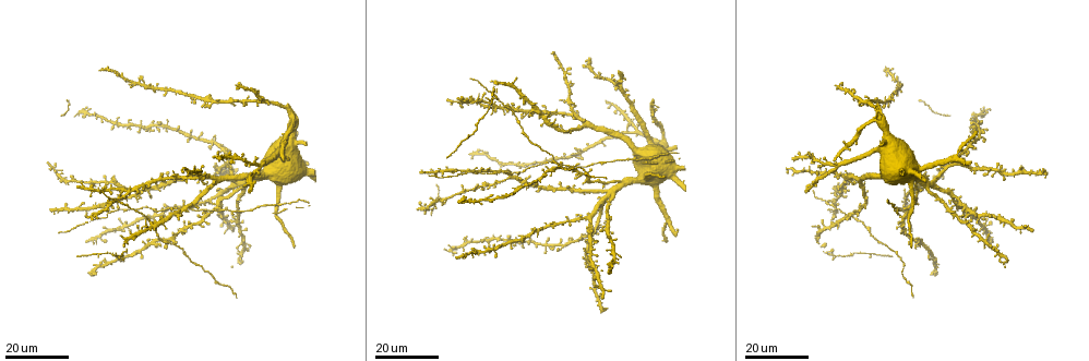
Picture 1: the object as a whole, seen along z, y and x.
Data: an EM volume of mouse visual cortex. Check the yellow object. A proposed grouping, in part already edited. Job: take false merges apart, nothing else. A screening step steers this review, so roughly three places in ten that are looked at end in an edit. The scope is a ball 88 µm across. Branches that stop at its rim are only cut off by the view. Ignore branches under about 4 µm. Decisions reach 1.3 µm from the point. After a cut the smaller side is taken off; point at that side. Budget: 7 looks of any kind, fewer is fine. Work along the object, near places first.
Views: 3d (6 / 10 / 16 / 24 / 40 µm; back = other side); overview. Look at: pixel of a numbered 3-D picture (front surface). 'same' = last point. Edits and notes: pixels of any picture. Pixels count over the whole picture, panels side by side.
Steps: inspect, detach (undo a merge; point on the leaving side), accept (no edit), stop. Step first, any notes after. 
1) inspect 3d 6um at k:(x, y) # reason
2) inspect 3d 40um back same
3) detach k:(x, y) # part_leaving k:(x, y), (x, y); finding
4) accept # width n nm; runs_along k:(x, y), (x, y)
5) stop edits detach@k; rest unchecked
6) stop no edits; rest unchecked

inspect 3d 16um at 1:(115, 202) # three-way junction

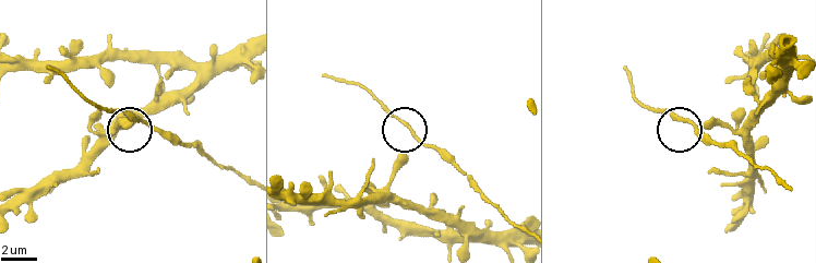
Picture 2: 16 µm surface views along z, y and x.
inspect 3d 10um at 2:(417, 137)

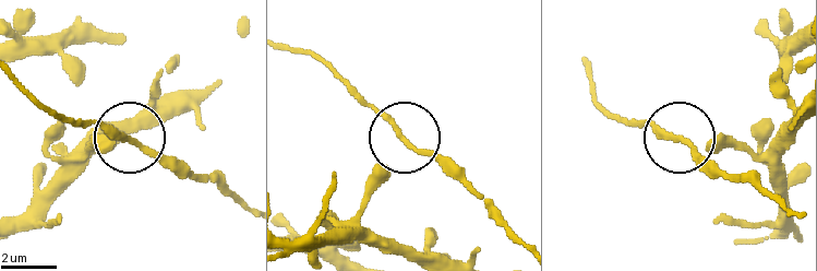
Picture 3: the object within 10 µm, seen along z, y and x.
accept # side_arm 8 um; runs_along 3:(403, 257), (360, 212), (400, 134), (356, 87); continuous, no second neuron

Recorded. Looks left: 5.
inspect 3d 16um at 1:(110, 214) # three arms meet

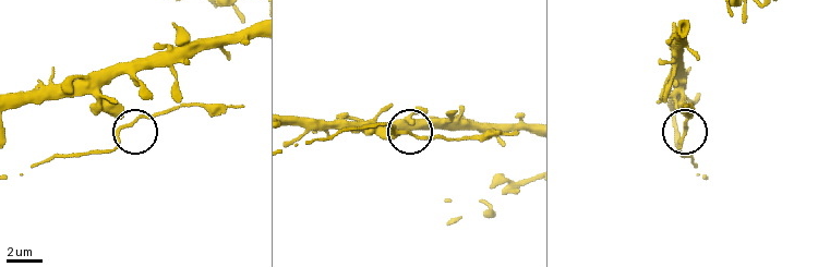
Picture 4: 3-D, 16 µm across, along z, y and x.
inspect 3d 6um at 4:(684, 127)

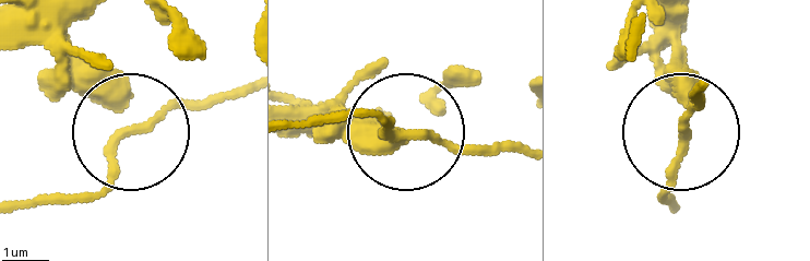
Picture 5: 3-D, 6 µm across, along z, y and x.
accept # runs_along 5:(670, 15), (682, 129), (694, 98); all the same neuron

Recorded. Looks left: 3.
inspect 3d 16um at 1:(256, 207)

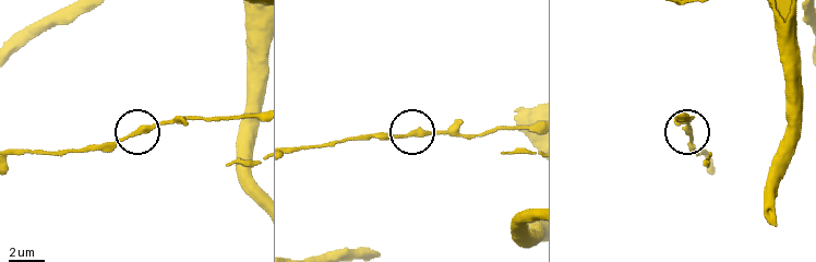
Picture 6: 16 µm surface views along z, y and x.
inspect 3d 10um at 6:(690, 139) # closer look

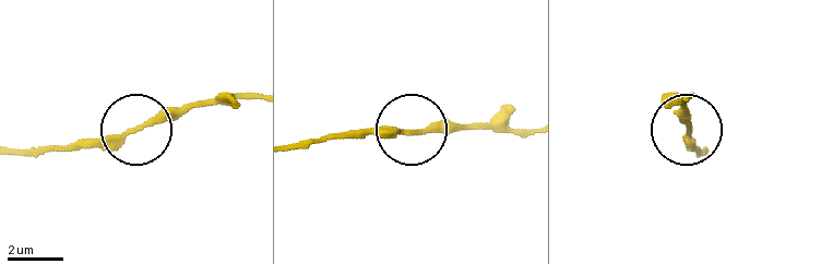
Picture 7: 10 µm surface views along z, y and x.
accept # runs_along 7:(292, 150), (341, 135), (472, 129); one neuron here

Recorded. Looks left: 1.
stop no edits; rest unchecked

